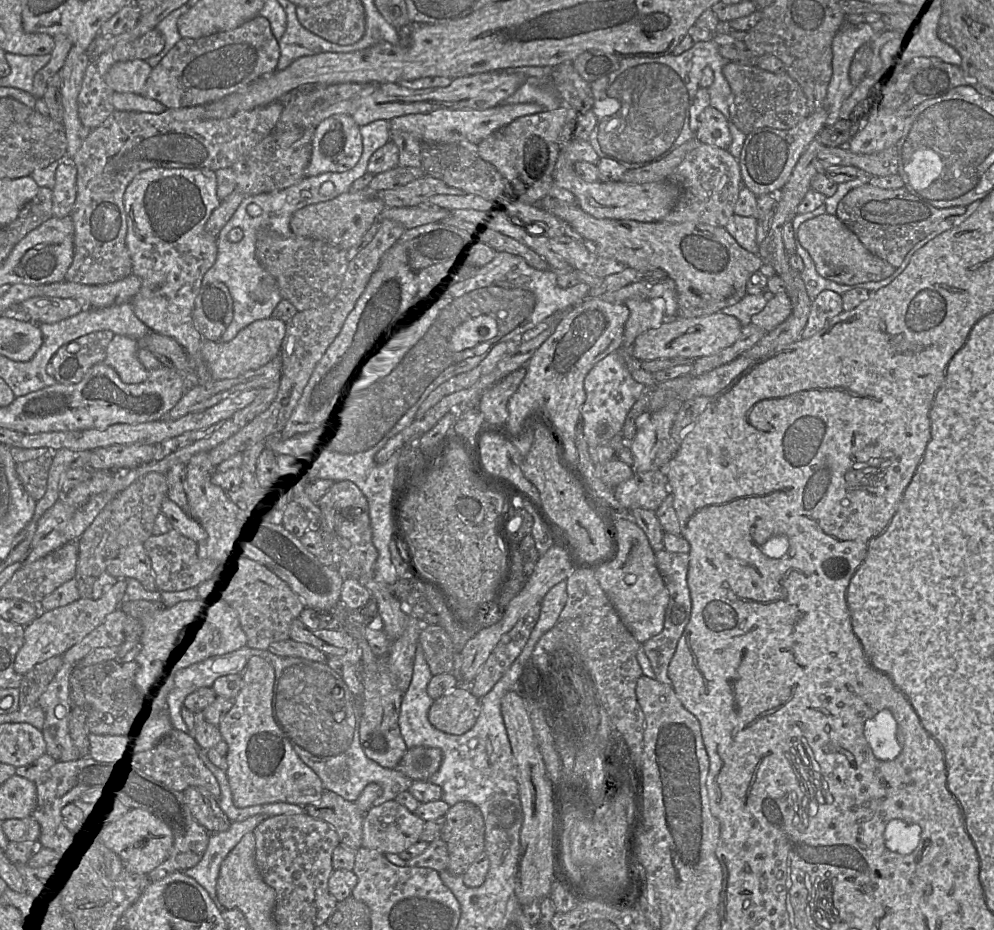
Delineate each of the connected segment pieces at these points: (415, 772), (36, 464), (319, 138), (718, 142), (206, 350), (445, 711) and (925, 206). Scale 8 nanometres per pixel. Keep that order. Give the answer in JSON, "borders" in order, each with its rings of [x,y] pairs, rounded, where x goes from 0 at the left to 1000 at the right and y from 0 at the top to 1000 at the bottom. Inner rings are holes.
{"borders":[[[[418,803],[410,805],[398,828],[414,840],[431,840],[437,833],[446,817],[446,810],[441,804]]],[[[48,485],[39,492],[16,499],[15,505],[24,526],[35,539],[45,531],[52,491],[53,487]]],[[[349,123],[333,125],[322,131],[315,144],[314,165],[307,182],[307,190],[319,189],[327,185],[347,185],[354,182],[364,166],[362,137]]],[[[710,115],[703,126],[699,149],[707,155],[731,161],[736,146],[729,125],[718,115]]],[[[271,341],[258,344],[241,355],[230,368],[205,366],[203,369],[203,383],[208,391],[215,410],[231,408],[241,404],[249,398],[259,397],[282,378],[284,367],[287,362],[288,347]]],[[[462,735],[453,744],[437,753],[431,773],[441,785],[465,790],[478,780],[483,766],[483,752],[473,744],[474,735]]],[[[873,198],[856,204],[844,217],[841,232],[862,253],[877,273],[903,288],[913,271],[937,252],[945,240],[971,228],[971,222],[942,224],[936,217],[915,208],[910,201],[887,203]]]]}

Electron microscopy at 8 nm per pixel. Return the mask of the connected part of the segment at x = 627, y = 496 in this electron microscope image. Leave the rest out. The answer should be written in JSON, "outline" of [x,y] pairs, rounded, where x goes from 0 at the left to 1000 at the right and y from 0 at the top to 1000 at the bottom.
{"outline":[[[669,504],[639,509],[618,526],[620,537],[632,548],[648,546],[660,549],[673,529]]]}

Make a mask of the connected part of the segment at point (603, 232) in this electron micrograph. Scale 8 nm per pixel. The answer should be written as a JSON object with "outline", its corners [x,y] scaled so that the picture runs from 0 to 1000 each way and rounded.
{"outline":[[[562,218],[554,229],[572,241],[589,260],[595,260],[596,268],[605,276],[614,277],[643,291],[668,290],[679,303],[682,316],[680,341],[695,342],[714,339],[727,331],[742,326],[752,315],[754,298],[769,284],[763,273],[746,267],[728,244],[717,244],[699,239],[673,240],[643,239],[599,234],[586,226],[580,219]]]}

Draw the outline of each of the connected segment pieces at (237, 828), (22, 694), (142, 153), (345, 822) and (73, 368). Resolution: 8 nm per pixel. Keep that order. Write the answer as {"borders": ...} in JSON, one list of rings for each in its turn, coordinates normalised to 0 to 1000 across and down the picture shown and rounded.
{"borders":[[[[259,875],[244,883],[233,884],[230,891],[224,895],[211,896],[207,915],[198,930],[185,937],[210,961],[217,976],[223,983],[226,976],[217,962],[217,952],[221,931],[231,915],[240,904],[254,894],[270,877]]],[[[54,705],[36,714],[22,729],[19,738],[19,762],[34,759],[62,716],[62,705]]],[[[274,111],[266,115],[260,115],[249,119],[242,119],[231,126],[223,128],[207,127],[207,116],[204,113],[180,117],[167,117],[160,123],[116,118],[101,137],[96,138],[90,142],[89,146],[85,149],[81,158],[72,171],[72,174],[77,182],[76,215],[70,230],[74,241],[74,273],[73,281],[65,295],[64,302],[86,306],[104,306],[125,300],[126,298],[133,295],[133,282],[127,265],[128,238],[124,213],[127,202],[138,187],[152,181],[210,182],[214,185],[224,181],[231,181],[237,173],[240,172],[240,170],[249,165],[257,156],[259,156],[262,152],[264,152],[267,147],[269,147],[277,140],[278,133],[281,130],[285,117],[285,112]]],[[[327,849],[324,858],[306,868],[308,875],[330,885],[339,896],[342,908],[358,916],[364,911],[366,874],[356,862]]],[[[110,355],[93,357],[61,372],[54,381],[52,404],[57,412],[79,412],[98,390],[104,389],[115,359]]]]}

